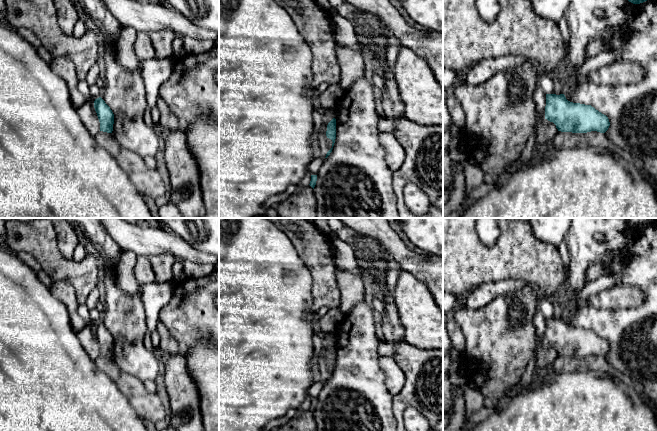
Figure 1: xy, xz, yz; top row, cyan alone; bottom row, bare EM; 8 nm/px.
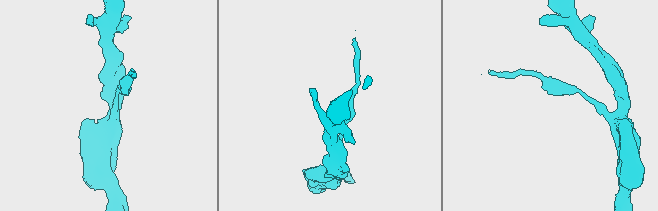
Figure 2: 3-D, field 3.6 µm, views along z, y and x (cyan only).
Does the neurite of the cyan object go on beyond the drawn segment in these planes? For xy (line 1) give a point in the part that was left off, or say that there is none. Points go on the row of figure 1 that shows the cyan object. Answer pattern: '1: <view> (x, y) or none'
1: none

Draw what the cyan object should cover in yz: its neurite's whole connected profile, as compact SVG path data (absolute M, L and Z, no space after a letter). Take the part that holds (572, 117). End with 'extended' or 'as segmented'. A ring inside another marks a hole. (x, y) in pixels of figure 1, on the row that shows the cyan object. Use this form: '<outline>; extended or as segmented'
M546 94L545 119L553 122L558 131L561 132L587 133L597 131L605 133L610 126L609 119L606 115L591 105L570 102L564 94Z; as segmented

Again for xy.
M99 97L94 101L94 108L100 122L100 131L112 133L114 114L110 107Z; as segmented

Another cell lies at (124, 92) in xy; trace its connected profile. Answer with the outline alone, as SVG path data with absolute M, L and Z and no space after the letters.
M103 40L104 49L101 53L101 64L104 65L105 69L105 85L100 97L114 114L112 134L121 146L135 152L141 158L154 157L159 151L160 140L155 134L153 127L148 126L143 119L144 112L148 106L141 68L137 66L133 70L128 70L118 62L116 42Z

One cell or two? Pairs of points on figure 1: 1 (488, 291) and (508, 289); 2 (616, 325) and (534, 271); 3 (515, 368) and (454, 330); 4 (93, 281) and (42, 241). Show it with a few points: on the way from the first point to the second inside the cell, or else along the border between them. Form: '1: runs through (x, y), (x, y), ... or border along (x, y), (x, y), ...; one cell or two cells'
1: runs through (493, 289), (503, 289); one cell
2: border along (567, 274), (565, 285); two cells
3: border along (456, 323), (464, 339), (464, 351), (462, 354); two cells
4: runs through (80, 275), (68, 270), (52, 254); one cell

